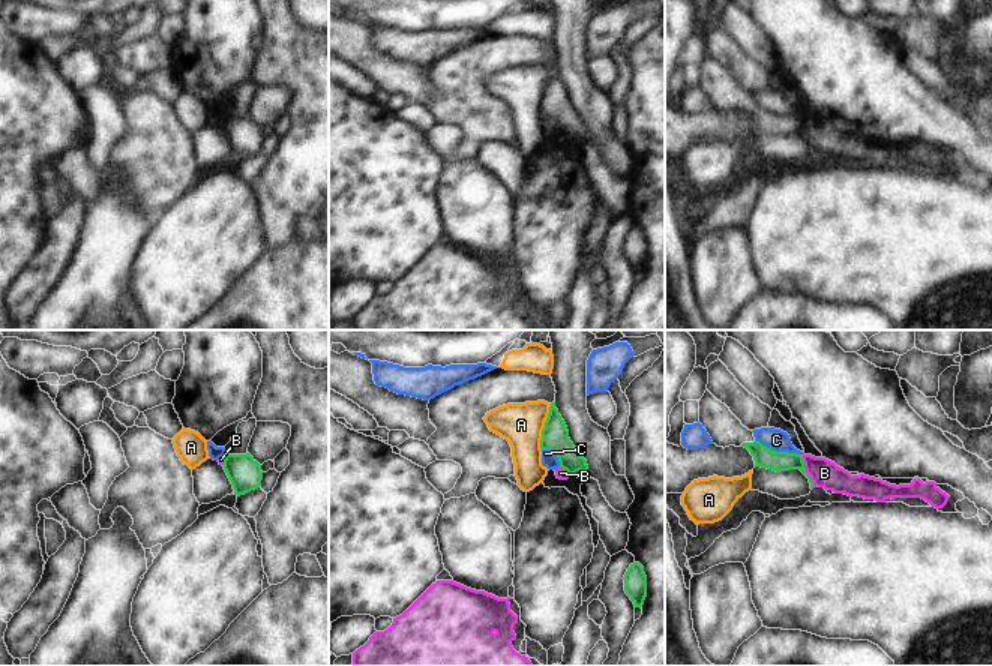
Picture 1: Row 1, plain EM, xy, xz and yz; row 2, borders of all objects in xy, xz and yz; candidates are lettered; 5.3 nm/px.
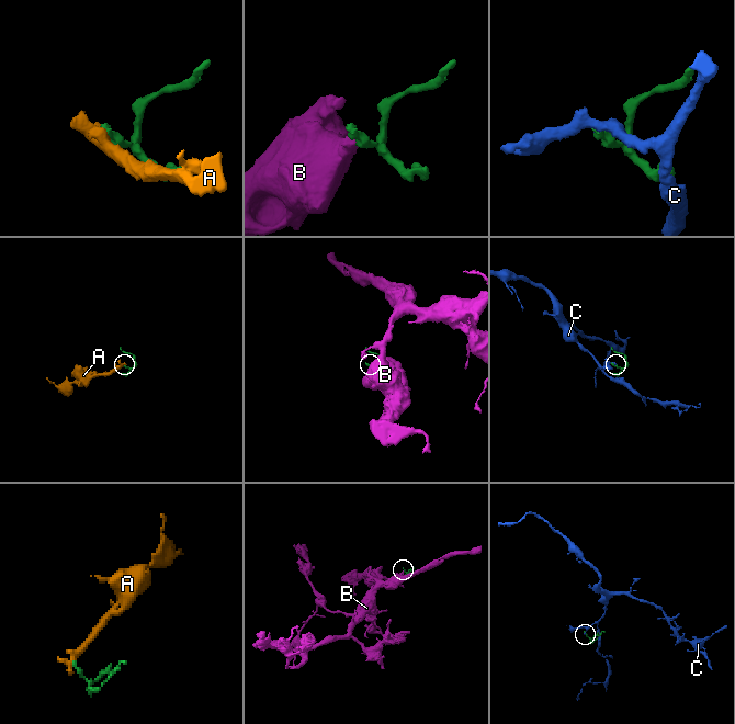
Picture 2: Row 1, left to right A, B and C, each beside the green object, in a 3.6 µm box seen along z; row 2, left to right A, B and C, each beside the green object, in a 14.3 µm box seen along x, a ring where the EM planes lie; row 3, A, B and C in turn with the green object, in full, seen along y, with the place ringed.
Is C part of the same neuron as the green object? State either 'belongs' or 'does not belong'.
does not belong

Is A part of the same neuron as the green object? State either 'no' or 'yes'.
no

